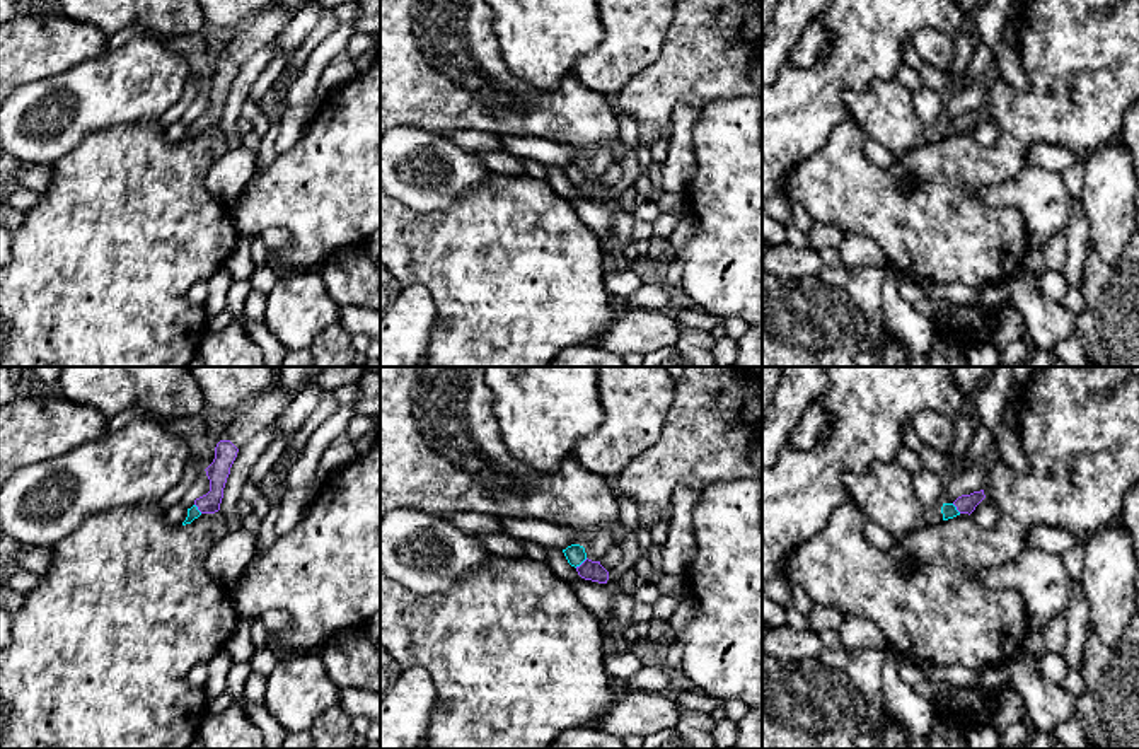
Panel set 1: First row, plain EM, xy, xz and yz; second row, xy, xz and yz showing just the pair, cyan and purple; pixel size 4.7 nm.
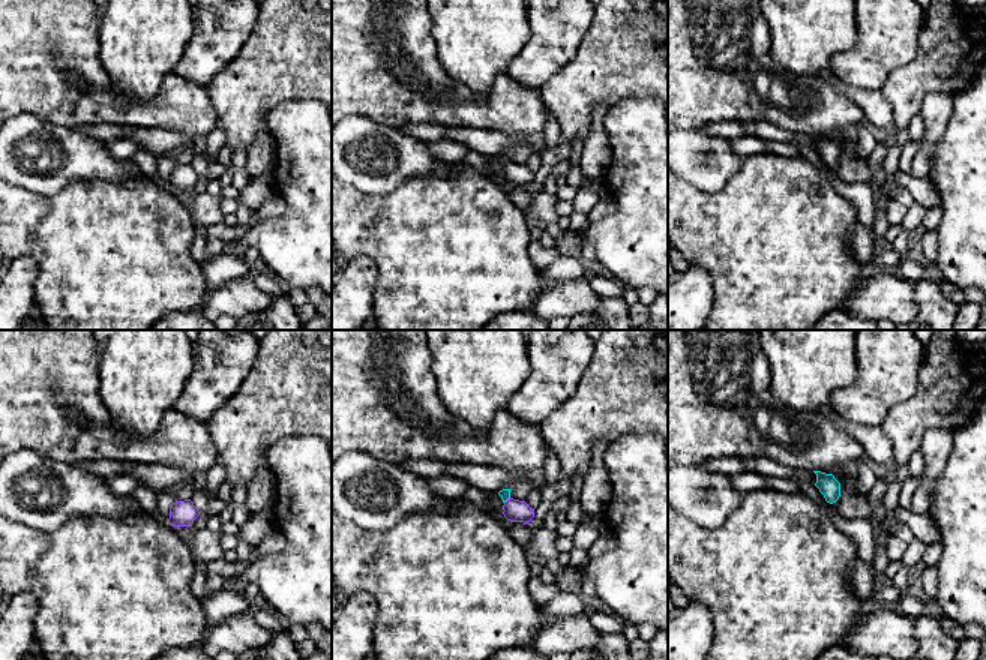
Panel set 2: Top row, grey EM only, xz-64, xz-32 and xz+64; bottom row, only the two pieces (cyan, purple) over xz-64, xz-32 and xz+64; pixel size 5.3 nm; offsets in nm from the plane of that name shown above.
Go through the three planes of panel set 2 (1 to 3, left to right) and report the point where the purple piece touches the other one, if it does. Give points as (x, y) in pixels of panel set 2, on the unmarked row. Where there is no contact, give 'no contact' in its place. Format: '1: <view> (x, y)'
1: no contact
2: xz-32 (508, 162)
3: no contact

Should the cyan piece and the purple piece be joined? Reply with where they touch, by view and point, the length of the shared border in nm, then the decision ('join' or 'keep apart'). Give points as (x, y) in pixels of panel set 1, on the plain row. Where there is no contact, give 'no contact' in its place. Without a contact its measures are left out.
xz (580, 181) | 80 nm | join

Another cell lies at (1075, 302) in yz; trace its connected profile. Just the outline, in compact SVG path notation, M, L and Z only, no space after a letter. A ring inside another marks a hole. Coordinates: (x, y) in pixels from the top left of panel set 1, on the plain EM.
M1067 285L1067 292L1064 295L1062 305L1073 312L1074 316L1084 312L1086 309L1086 300L1084 295L1078 287Z

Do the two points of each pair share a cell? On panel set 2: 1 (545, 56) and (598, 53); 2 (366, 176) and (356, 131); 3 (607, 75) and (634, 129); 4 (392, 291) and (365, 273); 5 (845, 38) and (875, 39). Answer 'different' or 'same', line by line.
1: different
2: same
3: different
4: different
5: different

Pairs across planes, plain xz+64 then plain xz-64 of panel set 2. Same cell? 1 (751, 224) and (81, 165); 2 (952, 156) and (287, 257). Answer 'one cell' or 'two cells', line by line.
1: two cells
2: one cell

